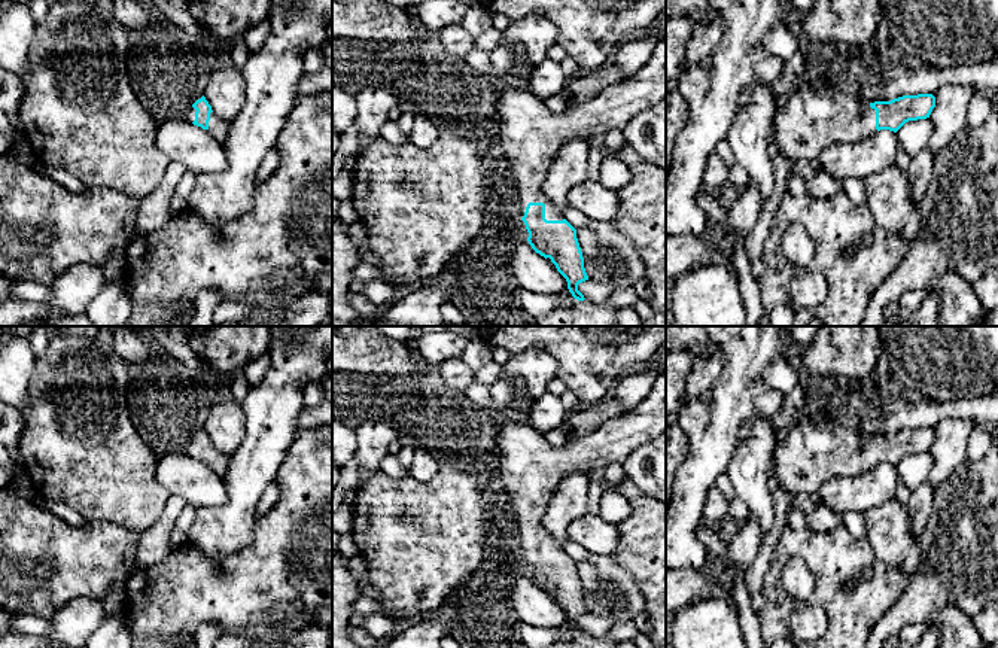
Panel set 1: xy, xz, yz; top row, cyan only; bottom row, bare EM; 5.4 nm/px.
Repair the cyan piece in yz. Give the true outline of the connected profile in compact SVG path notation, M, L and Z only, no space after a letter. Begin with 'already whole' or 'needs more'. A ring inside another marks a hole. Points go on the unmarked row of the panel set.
needs more | M800 419L776 441L772 460L779 487L789 495L818 493L834 477L855 477L880 463L897 466L906 456L929 451L932 428L861 436L852 422Z

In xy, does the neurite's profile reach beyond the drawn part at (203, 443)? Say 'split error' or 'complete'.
split error

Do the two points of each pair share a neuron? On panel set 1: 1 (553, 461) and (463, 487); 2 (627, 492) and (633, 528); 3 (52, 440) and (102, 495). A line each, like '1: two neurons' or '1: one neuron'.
1: two neurons
2: one neuron
3: one neuron

